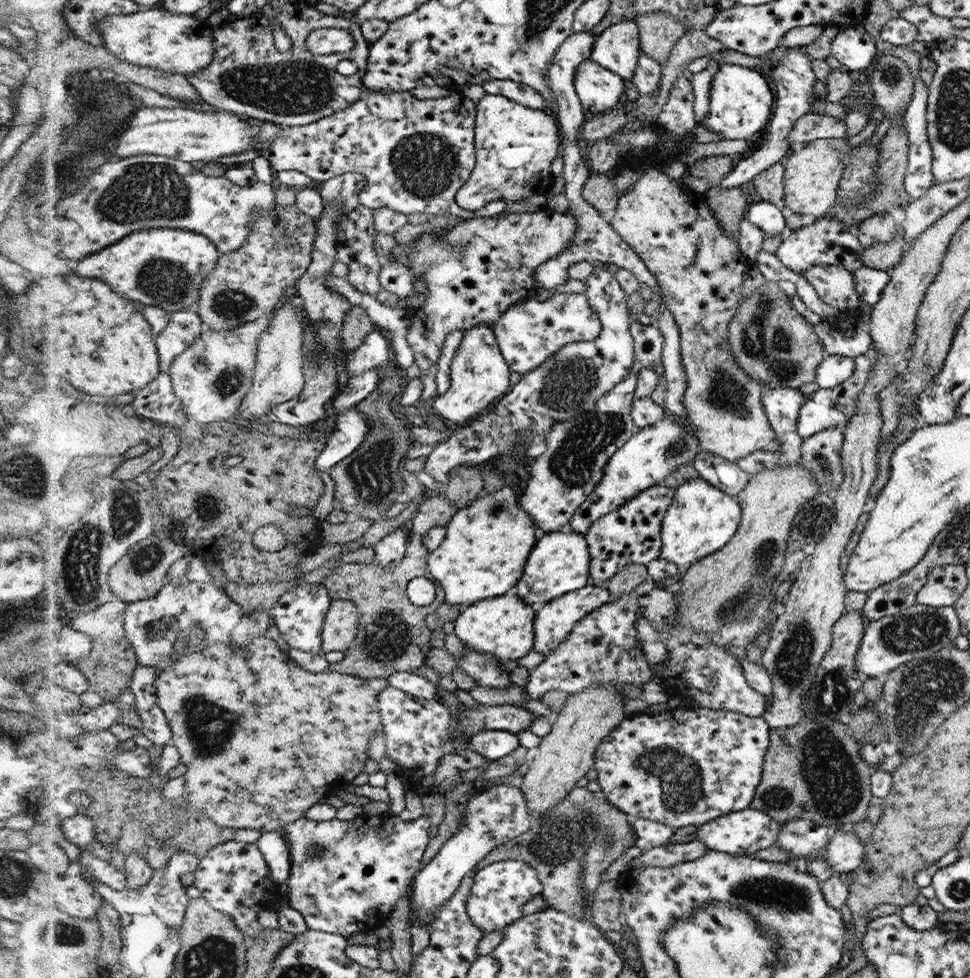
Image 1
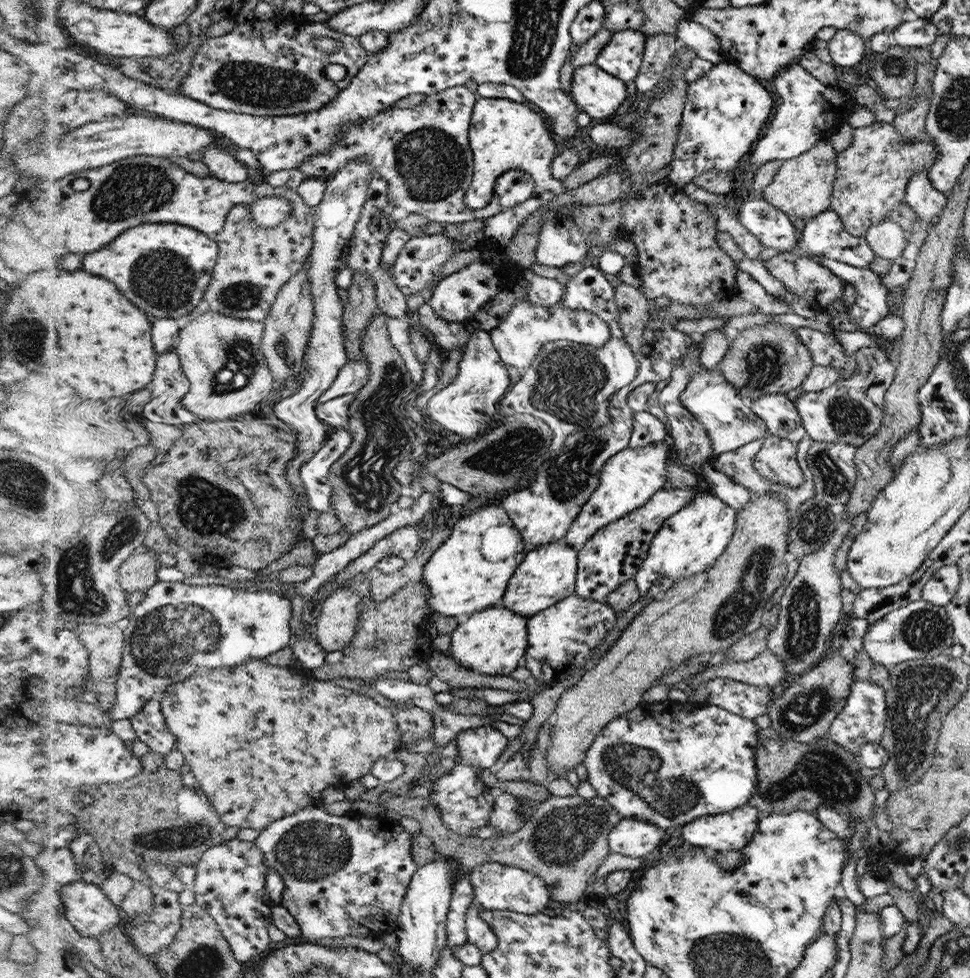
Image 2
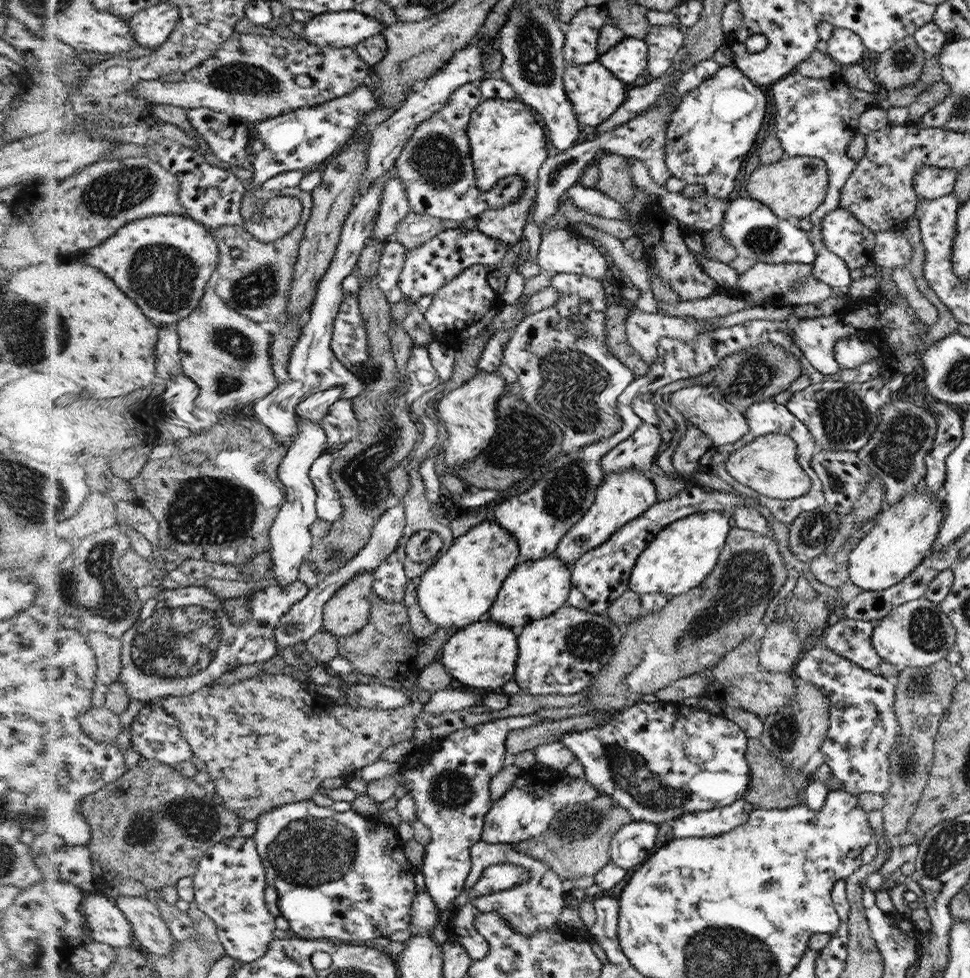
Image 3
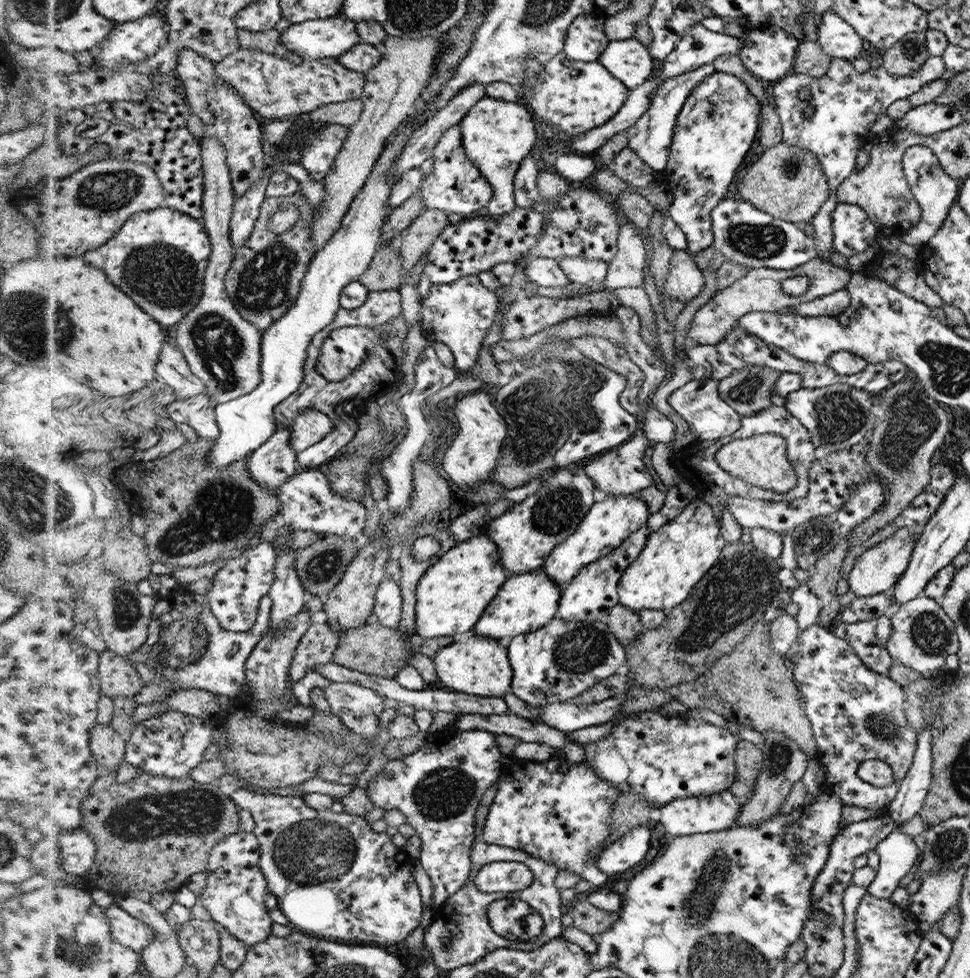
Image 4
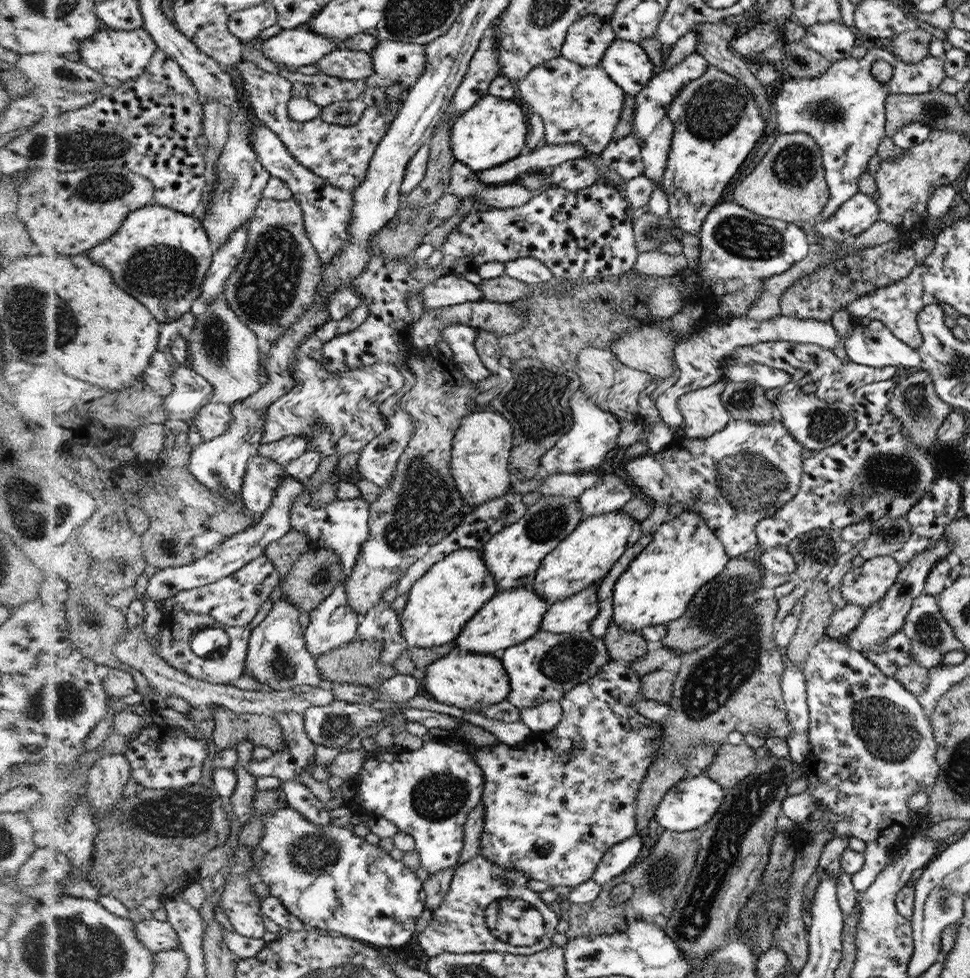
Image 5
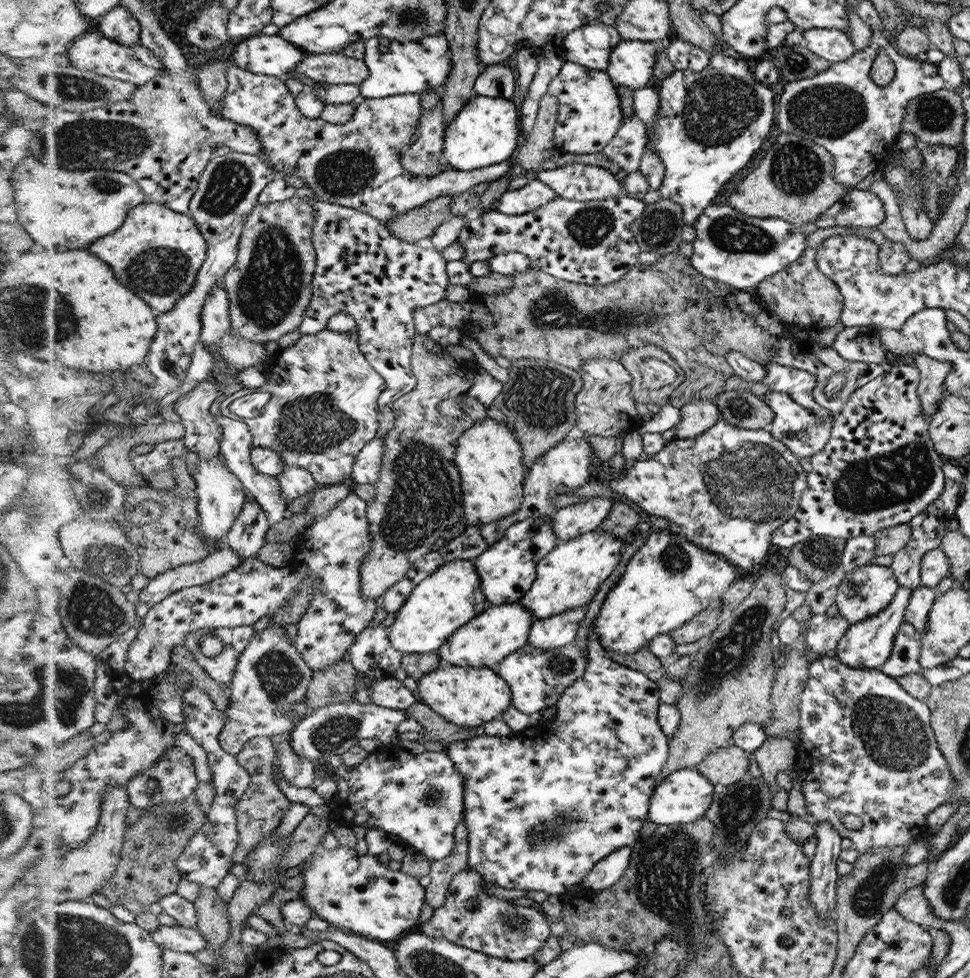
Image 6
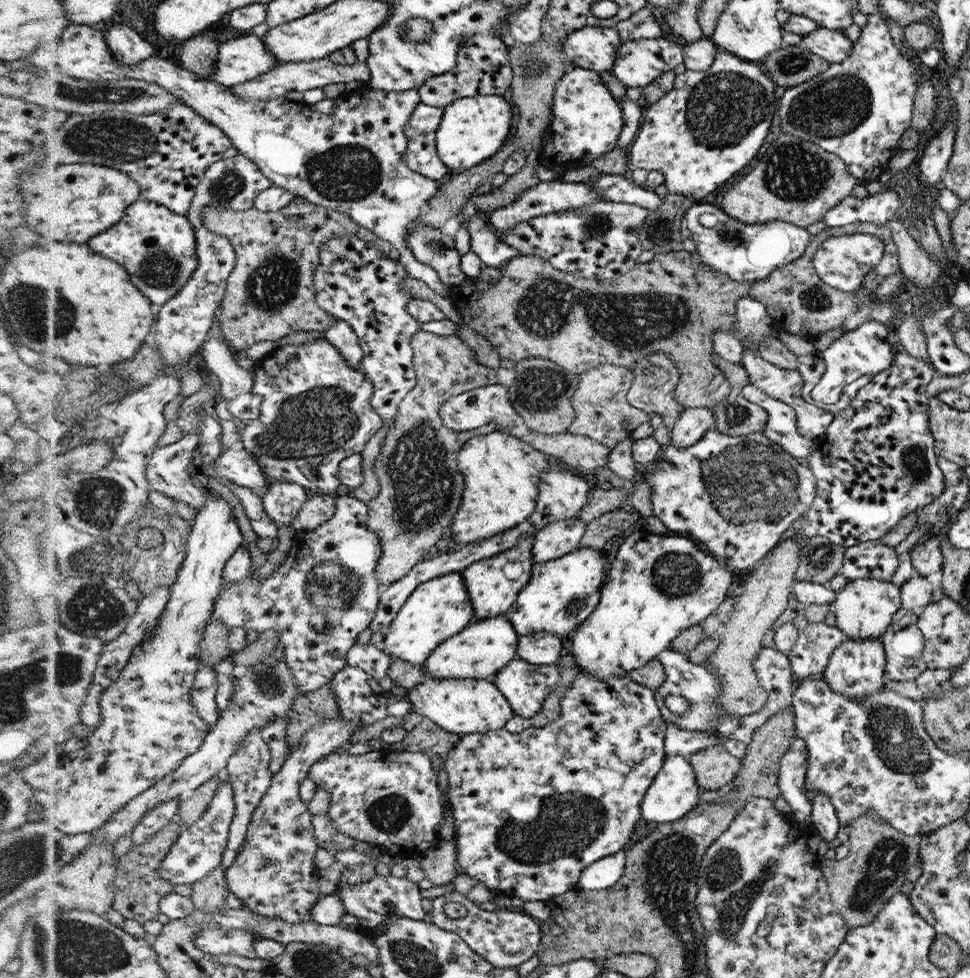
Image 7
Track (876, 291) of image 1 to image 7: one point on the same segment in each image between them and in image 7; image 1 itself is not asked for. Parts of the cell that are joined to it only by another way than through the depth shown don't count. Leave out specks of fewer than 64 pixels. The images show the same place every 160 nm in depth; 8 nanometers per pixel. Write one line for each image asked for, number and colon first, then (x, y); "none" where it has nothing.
2: (871, 305)
3: (755, 231)
4: (743, 233)
5: (735, 243)
6: (734, 248)
7: (746, 252)

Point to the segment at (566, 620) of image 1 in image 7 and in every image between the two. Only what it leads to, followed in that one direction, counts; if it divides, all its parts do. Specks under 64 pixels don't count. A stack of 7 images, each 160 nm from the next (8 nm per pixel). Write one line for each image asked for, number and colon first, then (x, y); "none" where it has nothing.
2: (562, 639)
3: (561, 654)
4: (559, 661)
5: (545, 668)
6: (537, 679)
7: (526, 685)

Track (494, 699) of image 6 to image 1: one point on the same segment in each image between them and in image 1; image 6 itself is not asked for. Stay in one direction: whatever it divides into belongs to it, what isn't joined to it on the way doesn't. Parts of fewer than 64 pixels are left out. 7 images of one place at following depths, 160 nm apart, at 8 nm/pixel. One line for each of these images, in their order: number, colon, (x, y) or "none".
1: (503, 627)
2: (494, 641)
3: (482, 655)
4: (480, 666)
5: (471, 681)

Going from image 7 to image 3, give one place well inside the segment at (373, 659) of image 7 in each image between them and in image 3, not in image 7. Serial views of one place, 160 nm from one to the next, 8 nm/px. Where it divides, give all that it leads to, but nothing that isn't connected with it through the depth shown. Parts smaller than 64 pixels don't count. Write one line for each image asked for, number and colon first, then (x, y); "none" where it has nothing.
3: (390, 577)
4: (388, 601)
5: (382, 623)
6: (372, 654)

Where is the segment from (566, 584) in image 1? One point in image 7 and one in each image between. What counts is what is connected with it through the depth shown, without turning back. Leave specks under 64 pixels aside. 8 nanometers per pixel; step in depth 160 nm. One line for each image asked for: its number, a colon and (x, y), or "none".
2: (548, 574)
3: (536, 589)
4: (527, 602)
5: (511, 617)
6: (500, 630)
7: (484, 648)

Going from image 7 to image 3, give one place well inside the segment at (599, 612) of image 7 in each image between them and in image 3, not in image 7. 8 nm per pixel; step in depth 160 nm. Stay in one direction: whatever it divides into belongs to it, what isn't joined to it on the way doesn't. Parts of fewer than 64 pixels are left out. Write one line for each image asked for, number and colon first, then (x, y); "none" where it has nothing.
3: (686, 553)
4: (681, 553)
5: (684, 555)
6: (668, 581)

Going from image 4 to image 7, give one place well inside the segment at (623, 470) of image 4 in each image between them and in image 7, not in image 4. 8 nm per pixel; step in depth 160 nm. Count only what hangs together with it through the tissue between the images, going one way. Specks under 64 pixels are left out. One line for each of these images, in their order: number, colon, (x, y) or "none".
5: (611, 494)
6: (581, 518)
7: (563, 537)

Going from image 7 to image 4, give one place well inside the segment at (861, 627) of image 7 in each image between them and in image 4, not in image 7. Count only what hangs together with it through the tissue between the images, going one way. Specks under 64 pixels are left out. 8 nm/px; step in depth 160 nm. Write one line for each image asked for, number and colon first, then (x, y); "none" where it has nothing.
4: (878, 570)
5: (867, 584)
6: (856, 603)

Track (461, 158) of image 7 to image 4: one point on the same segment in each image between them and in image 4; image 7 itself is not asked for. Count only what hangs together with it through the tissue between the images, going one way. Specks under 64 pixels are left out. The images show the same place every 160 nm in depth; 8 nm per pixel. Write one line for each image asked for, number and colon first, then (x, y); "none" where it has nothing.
4: (497, 135)
5: (491, 133)
6: (484, 132)

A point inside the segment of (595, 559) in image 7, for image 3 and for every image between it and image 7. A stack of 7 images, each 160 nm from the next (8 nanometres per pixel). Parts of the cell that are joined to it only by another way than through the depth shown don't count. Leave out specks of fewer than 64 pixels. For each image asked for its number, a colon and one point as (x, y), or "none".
3: (621, 498)
4: (609, 523)
5: (585, 557)
6: (568, 578)

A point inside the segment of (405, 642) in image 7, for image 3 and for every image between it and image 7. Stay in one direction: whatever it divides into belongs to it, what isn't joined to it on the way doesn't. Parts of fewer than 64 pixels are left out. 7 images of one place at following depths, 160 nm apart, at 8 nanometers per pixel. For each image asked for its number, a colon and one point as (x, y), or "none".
3: (460, 587)
4: (451, 596)
5: (440, 604)
6: (450, 598)

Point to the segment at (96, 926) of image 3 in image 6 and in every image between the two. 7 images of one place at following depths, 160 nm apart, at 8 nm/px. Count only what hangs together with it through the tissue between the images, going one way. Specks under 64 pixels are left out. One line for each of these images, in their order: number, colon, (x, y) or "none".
4: (128, 929)
5: (159, 935)
6: (177, 937)

